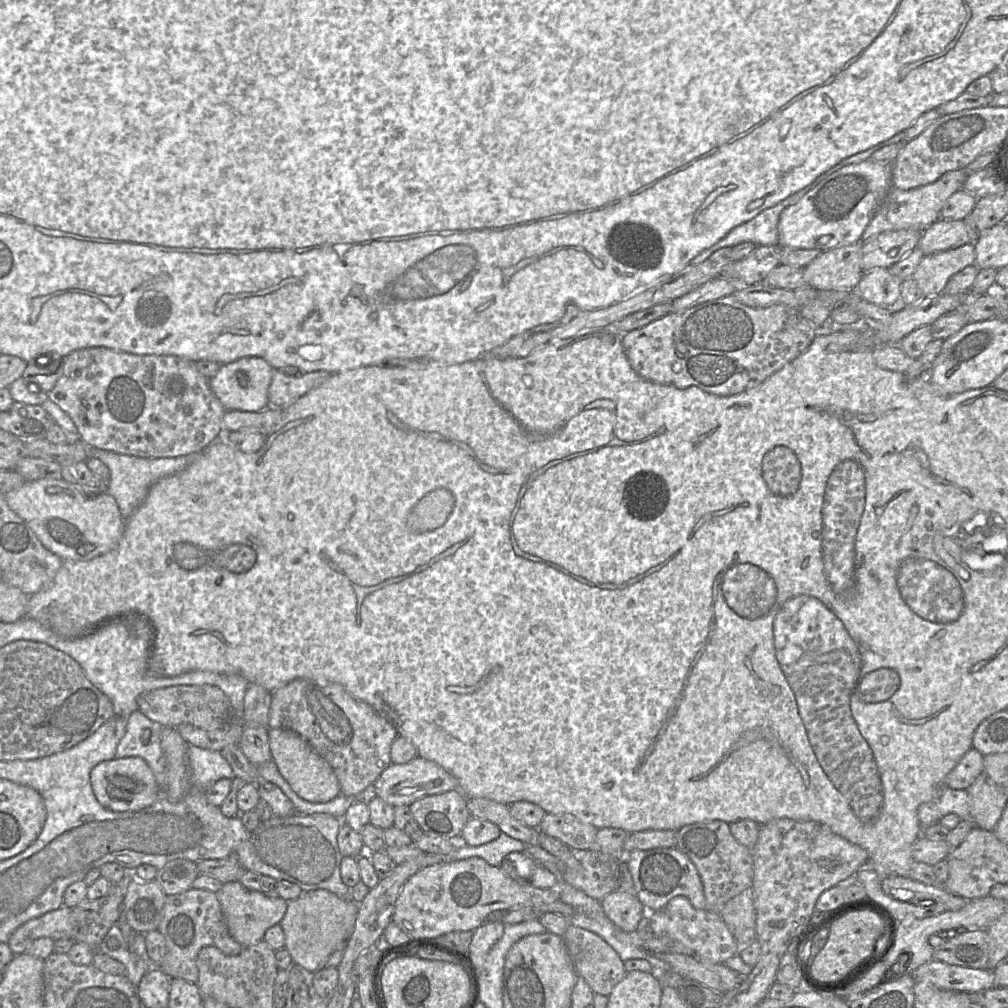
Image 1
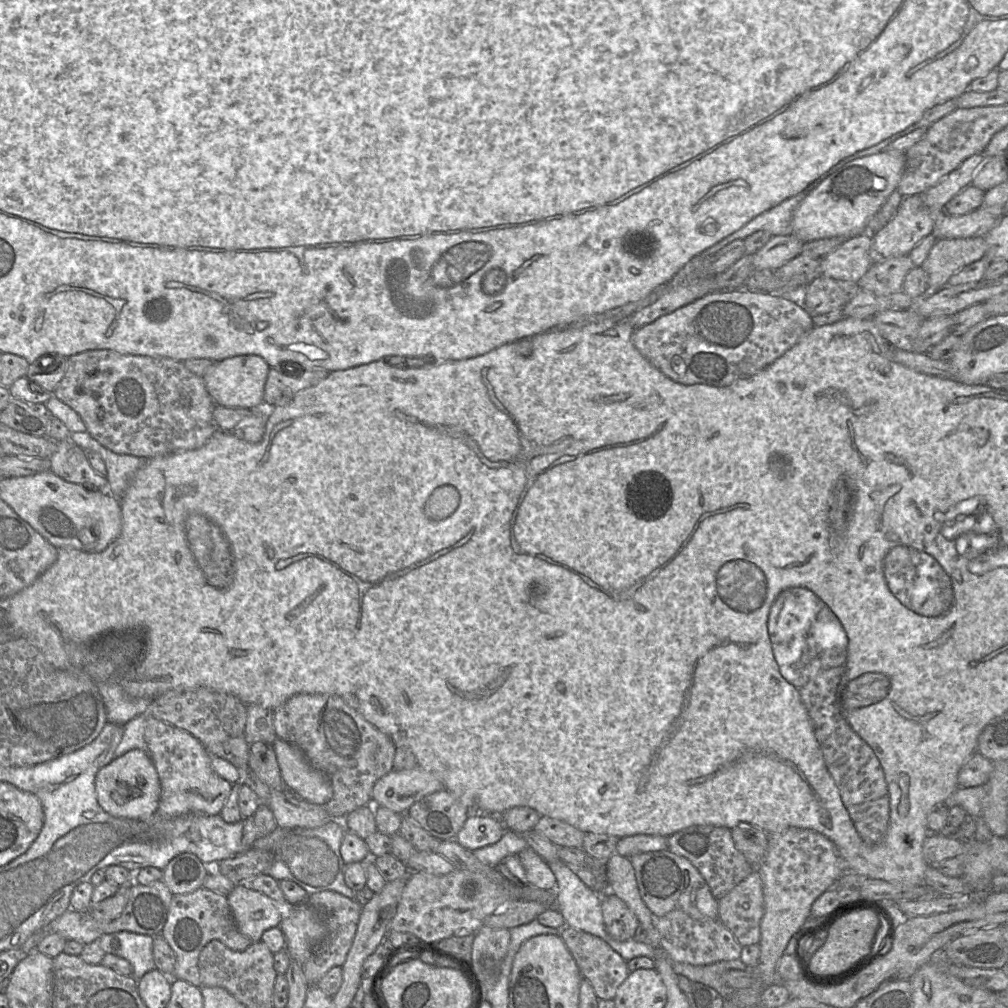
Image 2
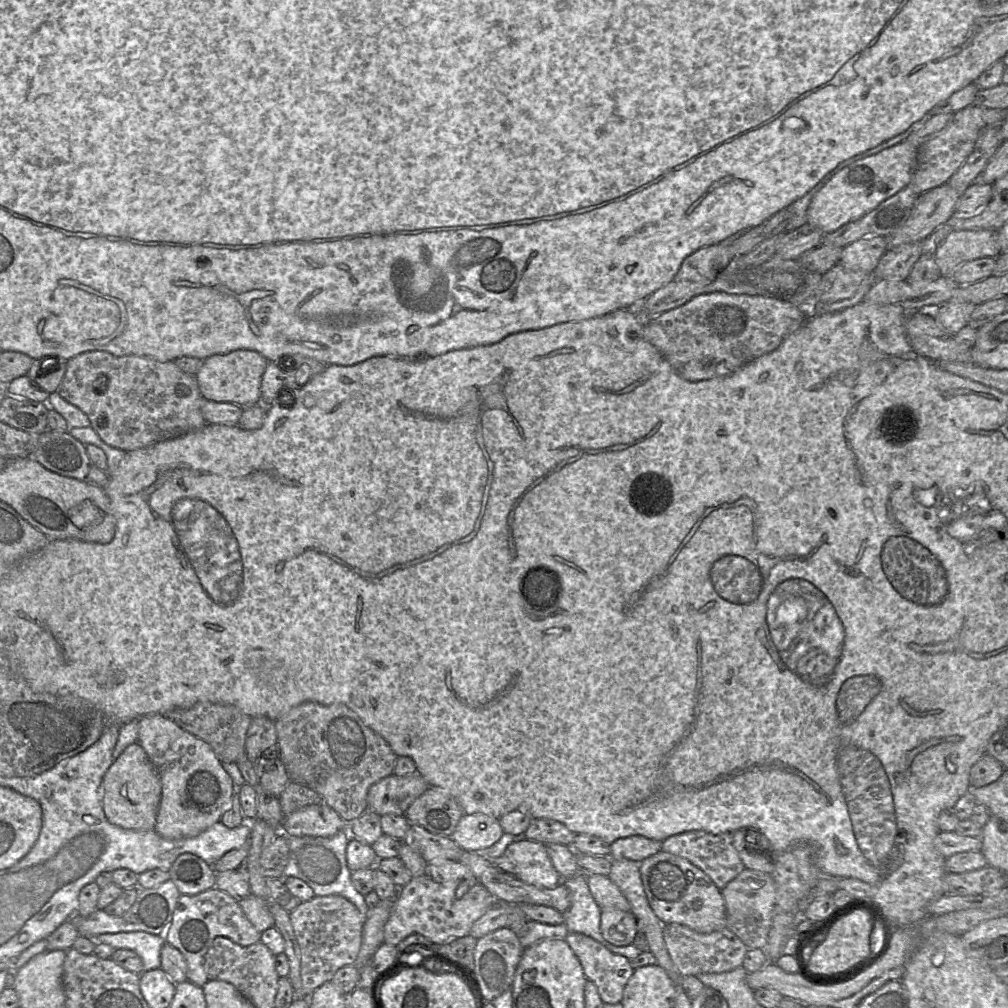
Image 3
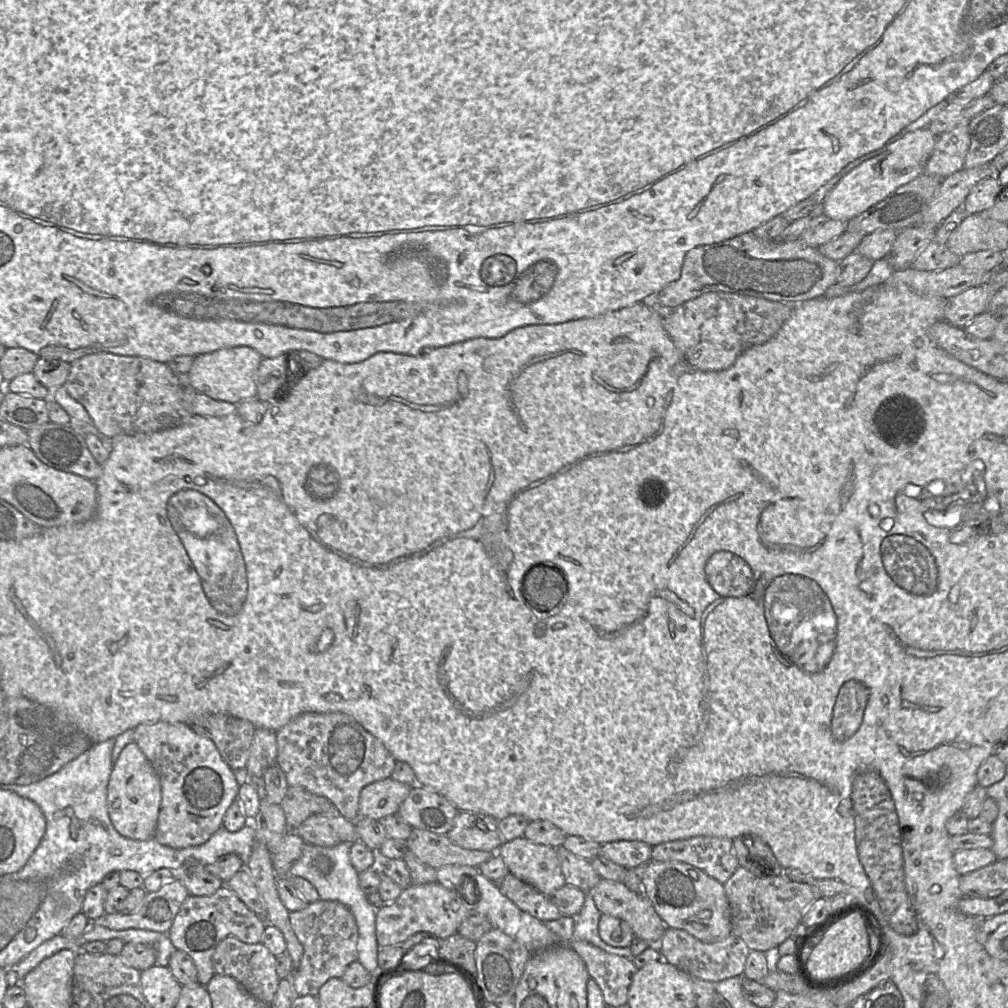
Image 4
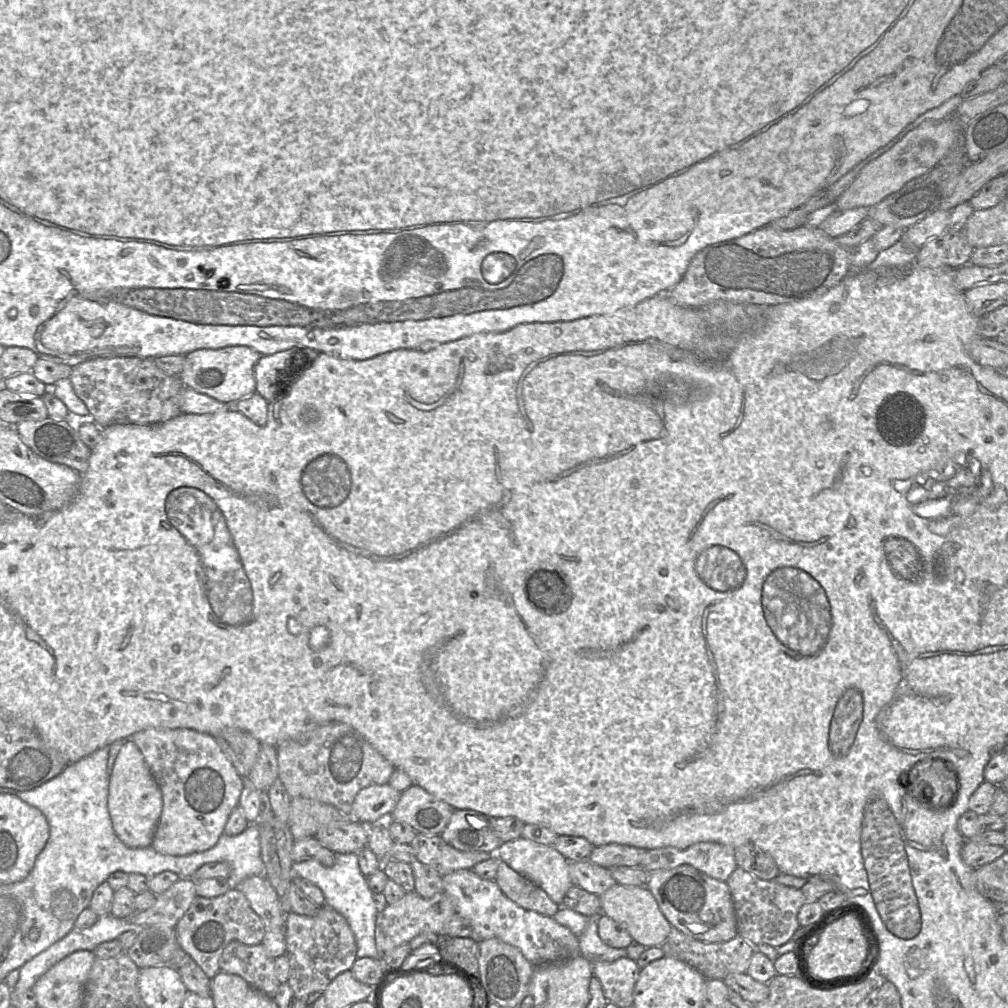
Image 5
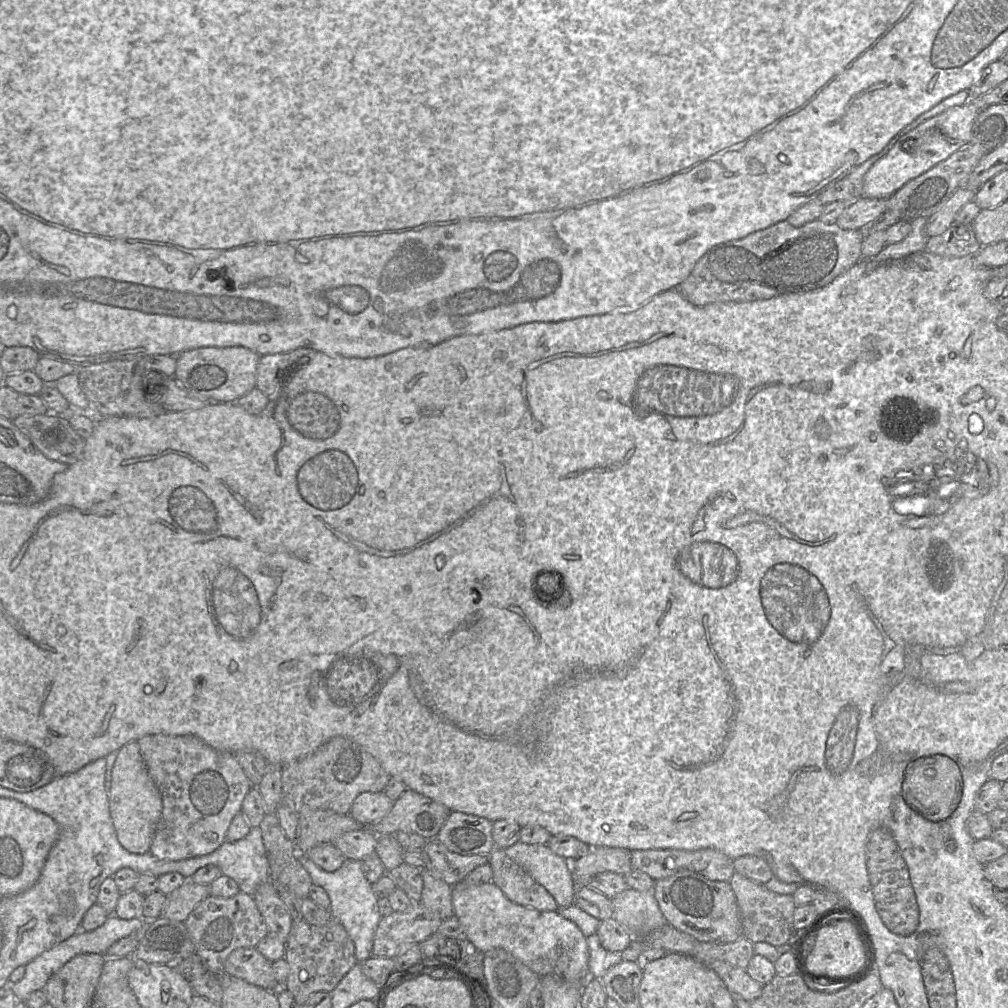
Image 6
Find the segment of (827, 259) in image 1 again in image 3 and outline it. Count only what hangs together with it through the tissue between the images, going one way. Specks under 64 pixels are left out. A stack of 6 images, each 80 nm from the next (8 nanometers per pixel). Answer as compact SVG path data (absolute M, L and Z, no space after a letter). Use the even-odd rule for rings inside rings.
M880 235L864 237L844 247L838 263L850 270L873 273L887 250L887 237Z

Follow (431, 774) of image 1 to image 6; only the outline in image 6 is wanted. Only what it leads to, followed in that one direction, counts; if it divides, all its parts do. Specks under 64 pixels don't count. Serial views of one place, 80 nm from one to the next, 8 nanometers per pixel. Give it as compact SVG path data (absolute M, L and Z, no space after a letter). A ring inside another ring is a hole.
M384 791L363 792L354 799L349 815L360 824L371 826L384 818L393 804Z

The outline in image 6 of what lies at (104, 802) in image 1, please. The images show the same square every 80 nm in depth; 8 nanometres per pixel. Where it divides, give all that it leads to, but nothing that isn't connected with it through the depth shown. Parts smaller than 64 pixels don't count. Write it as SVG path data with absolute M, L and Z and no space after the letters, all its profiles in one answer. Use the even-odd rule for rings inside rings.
M137 741L118 750L108 793L110 815L120 845L130 853L144 854L150 845L162 813L161 794L150 778Z

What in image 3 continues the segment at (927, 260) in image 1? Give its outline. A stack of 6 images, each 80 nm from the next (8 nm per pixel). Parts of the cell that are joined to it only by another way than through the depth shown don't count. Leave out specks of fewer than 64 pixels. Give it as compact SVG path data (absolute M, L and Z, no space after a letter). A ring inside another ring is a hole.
M952 230L936 249L940 274L950 276L965 262L1000 254L996 230Z

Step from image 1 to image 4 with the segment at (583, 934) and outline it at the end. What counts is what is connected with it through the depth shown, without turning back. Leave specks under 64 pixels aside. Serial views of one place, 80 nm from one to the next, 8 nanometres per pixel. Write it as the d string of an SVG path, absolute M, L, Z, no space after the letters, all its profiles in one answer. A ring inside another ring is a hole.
M586 941L567 943L584 961L588 974L600 987L606 1006L627 1004L628 989L638 971L633 960L605 952Z

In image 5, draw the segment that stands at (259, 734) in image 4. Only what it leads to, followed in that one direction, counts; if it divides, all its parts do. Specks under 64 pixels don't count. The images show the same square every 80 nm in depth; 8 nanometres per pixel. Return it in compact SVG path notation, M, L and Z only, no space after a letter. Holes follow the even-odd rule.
M261 744L257 759L247 777L247 783L258 791L265 792L278 775L277 746Z

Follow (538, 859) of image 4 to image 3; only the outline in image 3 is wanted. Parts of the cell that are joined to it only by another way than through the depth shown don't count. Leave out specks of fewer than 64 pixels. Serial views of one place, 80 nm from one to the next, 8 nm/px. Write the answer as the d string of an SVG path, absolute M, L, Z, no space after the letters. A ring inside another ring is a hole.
M522 838L511 843L503 856L514 864L516 878L524 883L546 889L562 883L563 878L554 868L545 844Z

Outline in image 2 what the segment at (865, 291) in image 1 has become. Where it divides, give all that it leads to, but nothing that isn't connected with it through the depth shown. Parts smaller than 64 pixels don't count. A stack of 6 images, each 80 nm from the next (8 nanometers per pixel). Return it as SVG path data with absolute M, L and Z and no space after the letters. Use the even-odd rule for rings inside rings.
M909 255L873 263L861 278L860 288L882 296L900 292L903 290L903 283L907 273L913 267Z

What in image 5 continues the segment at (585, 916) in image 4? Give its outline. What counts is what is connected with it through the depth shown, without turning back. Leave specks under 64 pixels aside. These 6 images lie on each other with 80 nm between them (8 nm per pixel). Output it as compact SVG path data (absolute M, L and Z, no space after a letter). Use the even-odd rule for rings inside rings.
M602 914L588 917L588 923L578 937L580 954L587 960L600 959L608 962L626 957L626 948L613 948L606 945L598 935L598 924Z

